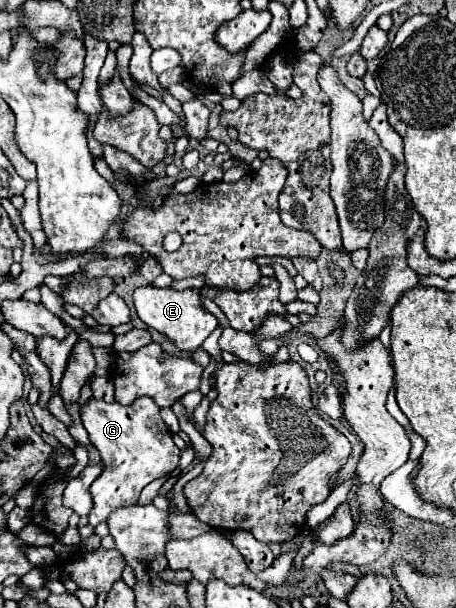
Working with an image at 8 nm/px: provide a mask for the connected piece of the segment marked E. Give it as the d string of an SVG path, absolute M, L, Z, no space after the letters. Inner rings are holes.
M145 285L145 287L135 289L133 303L135 303L135 309L137 309L139 319L147 327L151 327L151 329L167 335L171 341L175 341L175 345L181 351L195 351L195 349L199 349L203 345L203 341L219 325L217 319L203 307L203 301L201 301L201 295L199 295L197 289L175 291L171 287L161 289L161 287Z

